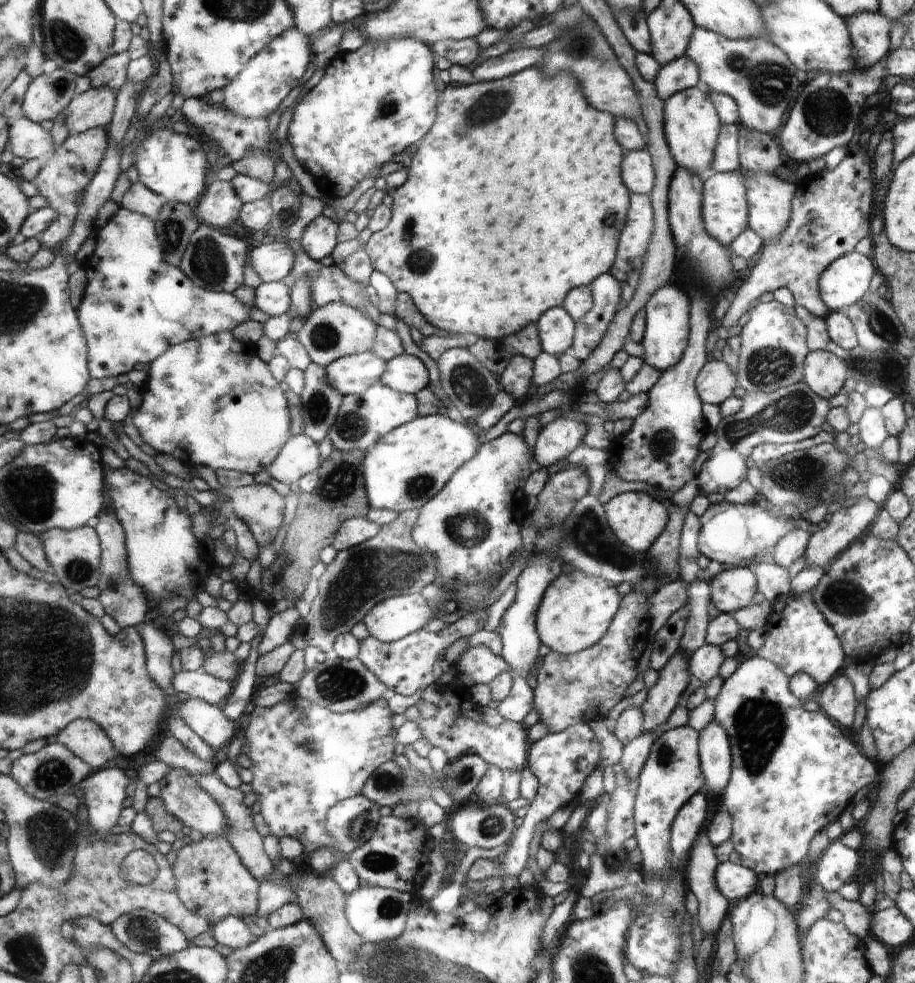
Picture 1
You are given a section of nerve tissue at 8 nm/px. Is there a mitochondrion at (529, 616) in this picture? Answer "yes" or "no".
no

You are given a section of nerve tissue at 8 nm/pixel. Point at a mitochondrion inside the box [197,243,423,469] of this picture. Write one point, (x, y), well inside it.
(354, 425)

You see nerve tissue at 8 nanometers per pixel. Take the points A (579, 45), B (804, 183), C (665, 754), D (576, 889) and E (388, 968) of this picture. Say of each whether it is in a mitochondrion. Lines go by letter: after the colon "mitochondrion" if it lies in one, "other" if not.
A: mitochondrion
B: other
C: mitochondrion
D: other
E: mitochondrion

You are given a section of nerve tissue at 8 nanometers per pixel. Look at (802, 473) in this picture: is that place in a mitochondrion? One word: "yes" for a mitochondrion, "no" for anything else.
yes

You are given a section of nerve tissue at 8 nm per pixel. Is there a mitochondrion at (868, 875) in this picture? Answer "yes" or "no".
no

